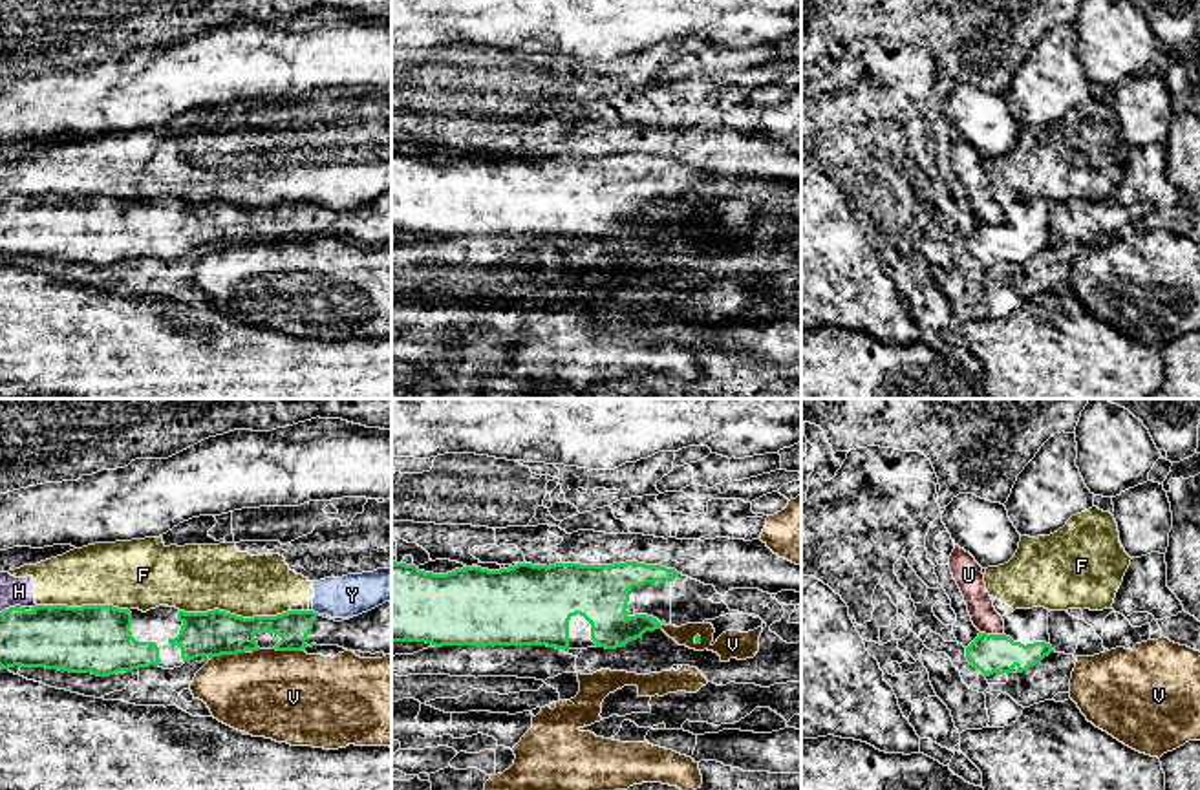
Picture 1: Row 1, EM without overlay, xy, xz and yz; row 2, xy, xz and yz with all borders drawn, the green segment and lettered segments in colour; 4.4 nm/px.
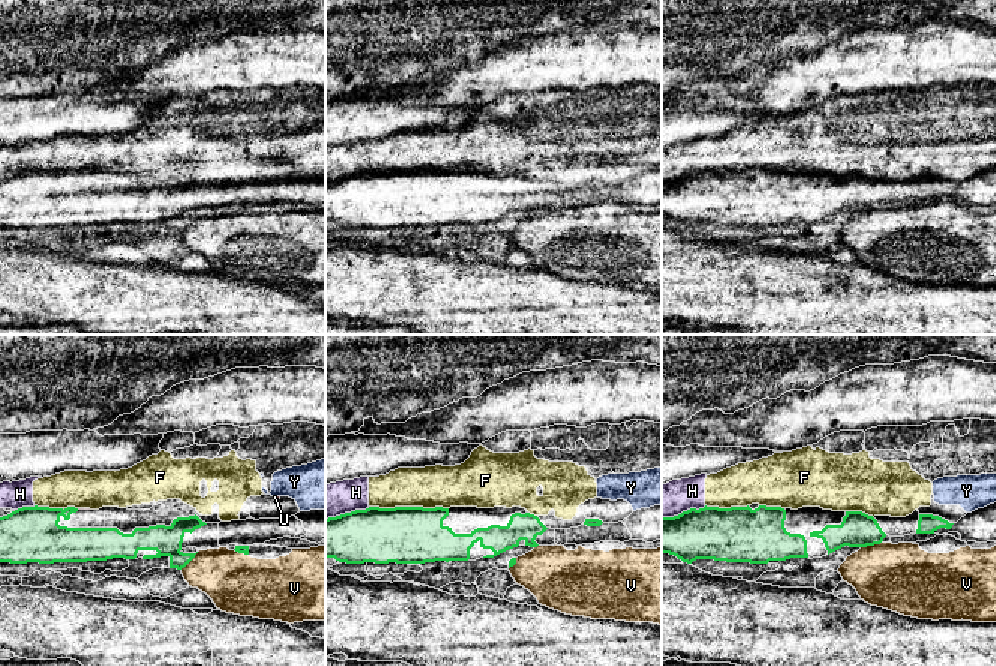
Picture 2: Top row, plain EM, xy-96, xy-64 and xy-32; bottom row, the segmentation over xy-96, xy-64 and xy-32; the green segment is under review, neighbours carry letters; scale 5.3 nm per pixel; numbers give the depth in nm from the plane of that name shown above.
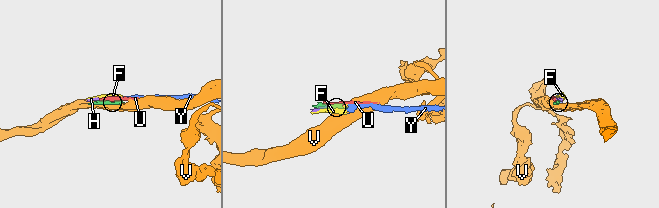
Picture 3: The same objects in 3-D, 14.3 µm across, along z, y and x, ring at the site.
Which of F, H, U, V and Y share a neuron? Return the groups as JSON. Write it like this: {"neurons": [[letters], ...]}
{"neurons": [["F", "H", "Y"], ["U"], ["V"]]}

